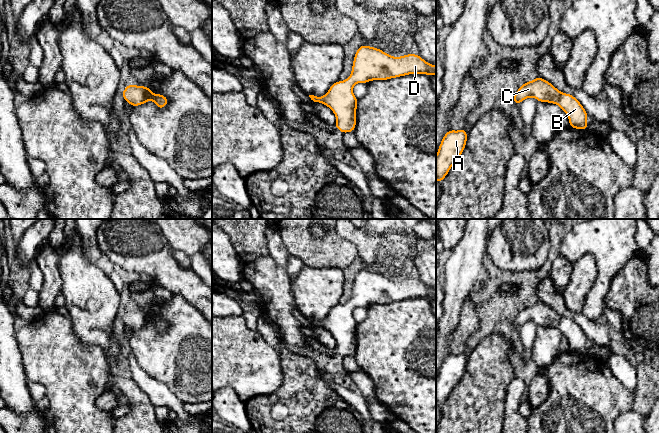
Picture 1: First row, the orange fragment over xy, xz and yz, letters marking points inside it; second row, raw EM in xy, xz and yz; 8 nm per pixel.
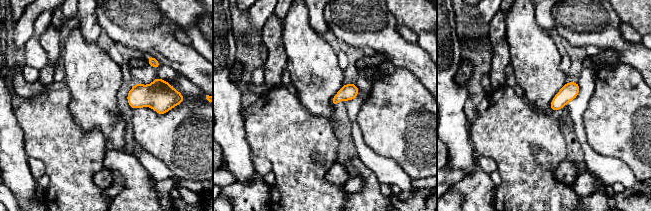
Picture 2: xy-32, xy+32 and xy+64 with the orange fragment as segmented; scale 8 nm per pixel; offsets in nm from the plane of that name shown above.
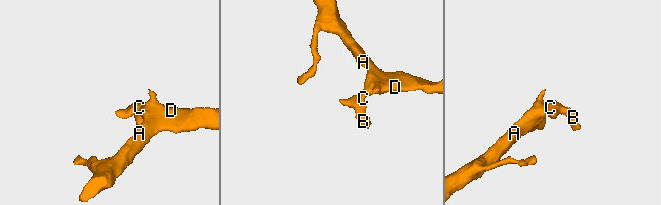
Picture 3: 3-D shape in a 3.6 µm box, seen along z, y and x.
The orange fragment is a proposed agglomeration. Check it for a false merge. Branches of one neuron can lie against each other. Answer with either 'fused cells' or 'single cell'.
single cell

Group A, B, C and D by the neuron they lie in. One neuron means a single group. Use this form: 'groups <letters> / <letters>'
groups A B C D

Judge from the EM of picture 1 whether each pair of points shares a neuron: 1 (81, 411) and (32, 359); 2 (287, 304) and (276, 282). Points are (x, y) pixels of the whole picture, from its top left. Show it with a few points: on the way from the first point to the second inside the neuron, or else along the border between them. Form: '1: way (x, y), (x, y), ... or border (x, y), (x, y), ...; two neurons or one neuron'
1: way (71, 398), (45, 372); one neuron
2: way (282, 299), (276, 293), (276, 287); one neuron

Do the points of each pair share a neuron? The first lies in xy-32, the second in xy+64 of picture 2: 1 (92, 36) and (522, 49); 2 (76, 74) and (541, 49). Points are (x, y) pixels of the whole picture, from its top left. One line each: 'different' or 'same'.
1: different
2: same

